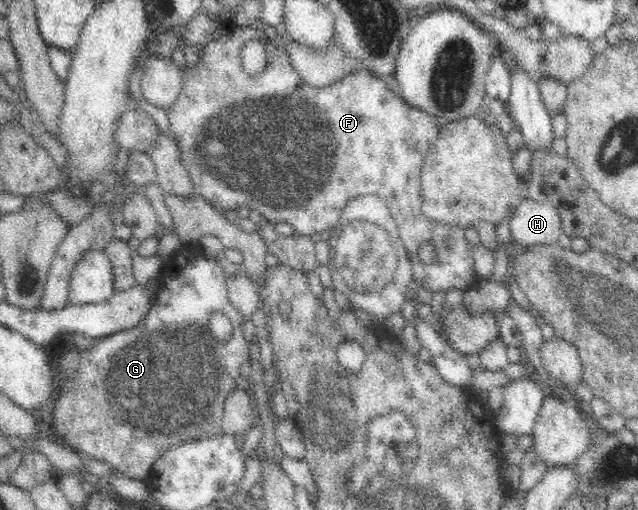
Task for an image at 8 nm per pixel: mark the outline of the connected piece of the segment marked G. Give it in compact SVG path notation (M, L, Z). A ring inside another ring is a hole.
M195 247L181 248L171 260L165 262L165 266L159 276L161 277L163 287L160 298L155 304L155 307L151 309L151 314L143 322L139 322L139 326L135 326L133 330L124 331L123 333L119 332L117 335L95 339L91 348L78 350L77 348L70 349L67 347L67 352L52 357L53 362L55 362L54 380L57 381L57 388L56 395L48 411L48 417L51 422L51 430L53 431L54 437L59 437L61 440L65 438L65 444L86 459L107 463L113 466L123 476L142 482L148 480L152 462L158 452L165 450L171 445L191 442L191 440L198 439L199 437L211 436L212 434L222 432L223 403L225 397L231 389L236 387L237 379L239 379L241 373L241 364L250 358L250 348L243 338L241 329L242 314L239 314L239 311L235 310L231 305L226 288L227 277L225 272L223 272L223 268L218 263L205 257ZM213 311L225 313L233 324L234 334L231 336L231 341L225 342L225 344L215 342L209 334L207 317Z

